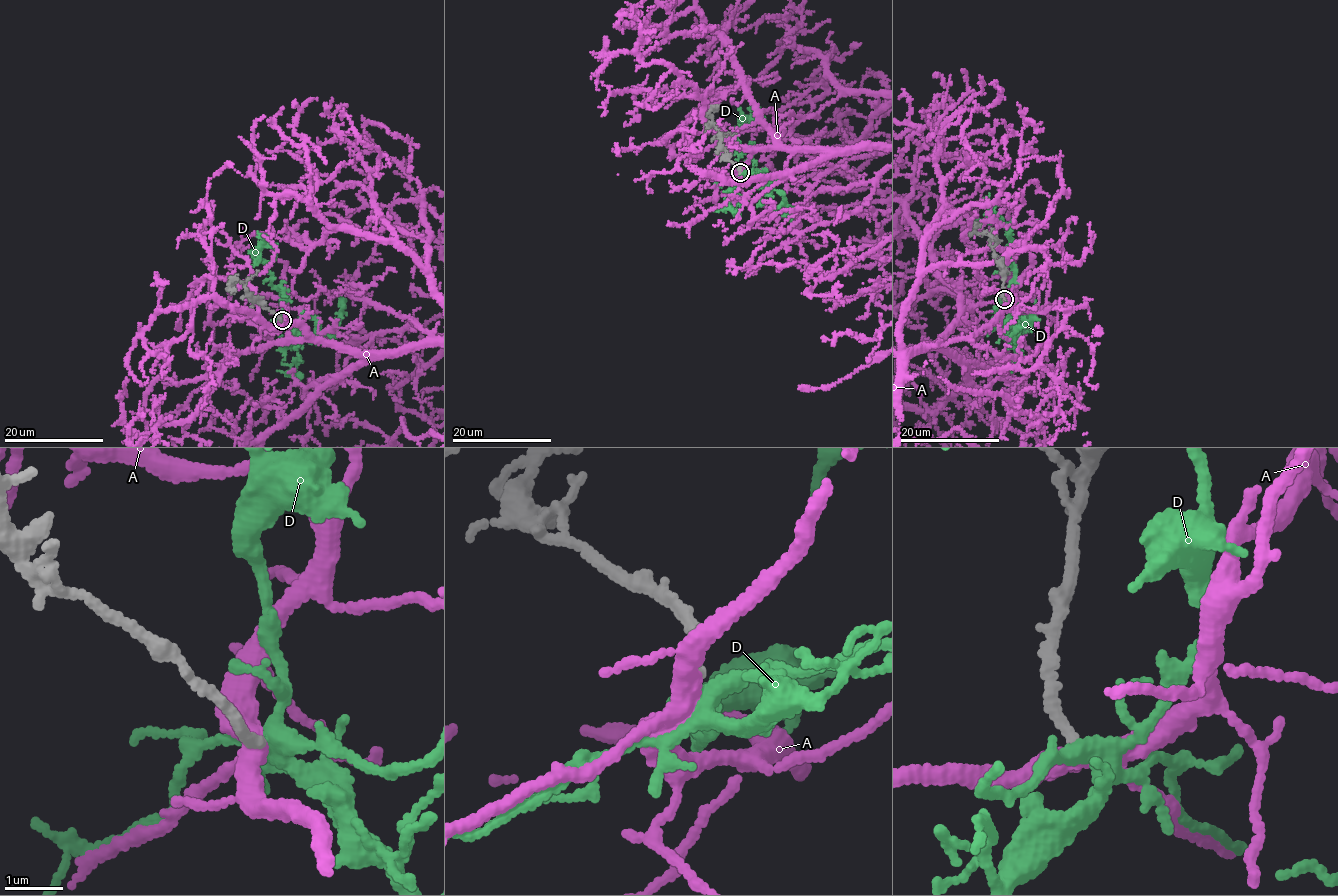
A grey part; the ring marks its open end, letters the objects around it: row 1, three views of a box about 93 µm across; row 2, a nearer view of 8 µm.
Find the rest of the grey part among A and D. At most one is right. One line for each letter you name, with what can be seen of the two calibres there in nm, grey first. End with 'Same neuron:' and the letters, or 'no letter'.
D: 180/280 nm
Same neuron: D

